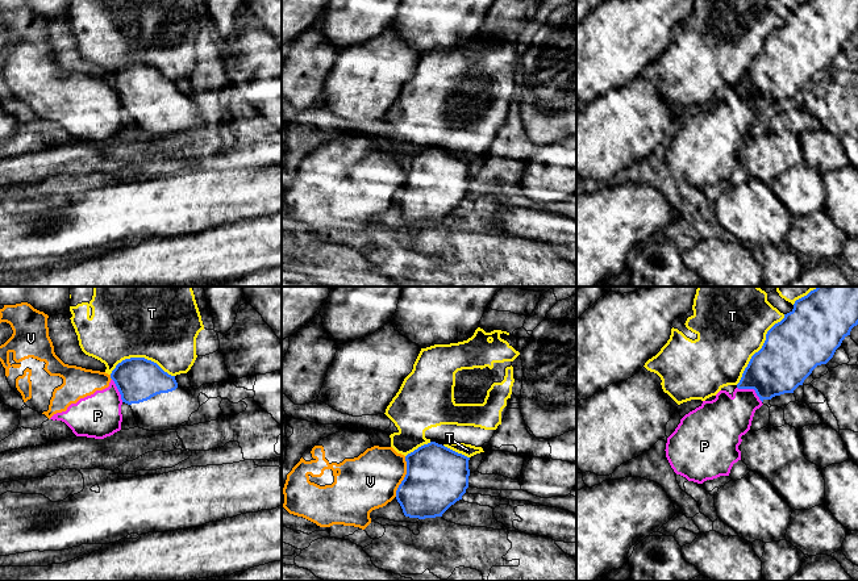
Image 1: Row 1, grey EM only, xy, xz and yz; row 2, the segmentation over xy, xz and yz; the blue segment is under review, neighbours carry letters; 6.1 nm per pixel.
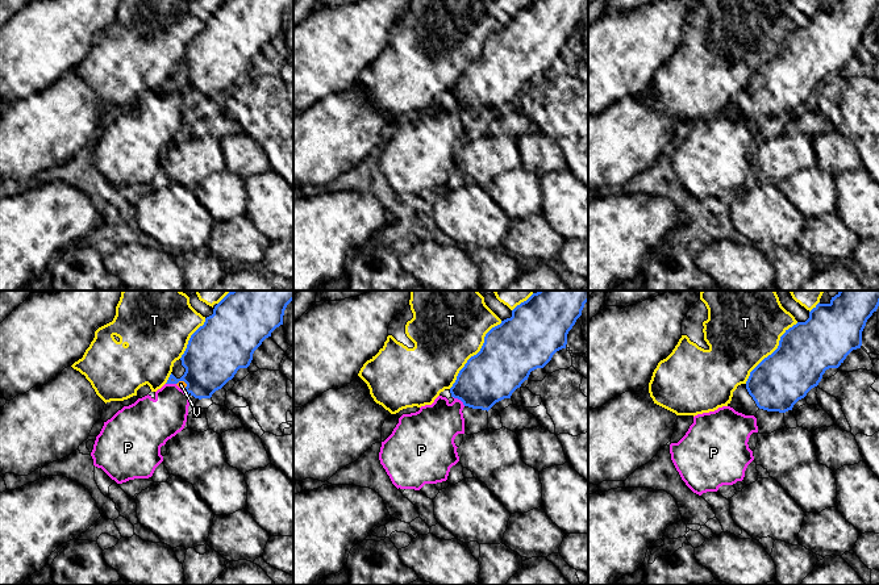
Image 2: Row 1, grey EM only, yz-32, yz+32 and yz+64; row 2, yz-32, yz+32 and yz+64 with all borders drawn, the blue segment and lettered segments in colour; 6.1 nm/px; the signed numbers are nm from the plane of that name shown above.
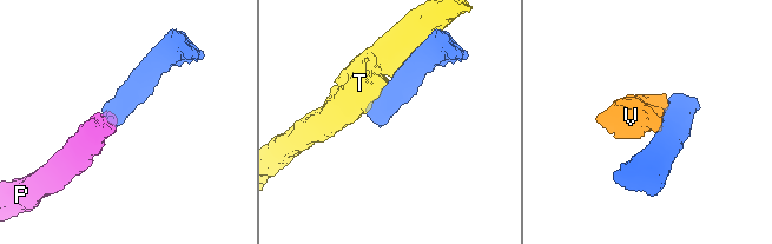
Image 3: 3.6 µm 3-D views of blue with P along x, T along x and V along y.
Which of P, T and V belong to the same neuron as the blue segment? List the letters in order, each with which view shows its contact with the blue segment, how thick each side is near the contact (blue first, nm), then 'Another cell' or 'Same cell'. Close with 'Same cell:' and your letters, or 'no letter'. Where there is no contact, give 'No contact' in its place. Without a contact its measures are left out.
P: Touches blue in yz. Thickness 320 nm (blue) against 280 nm. Another cell
T: Touches blue in yz. Thickness 360 nm (blue) against 460 nm. Another cell
V: Touches blue in xz. Thickness 380 nm (blue) against 340 nm. Another cell
Same cell: no letter

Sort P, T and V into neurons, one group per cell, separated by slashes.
P V / T

